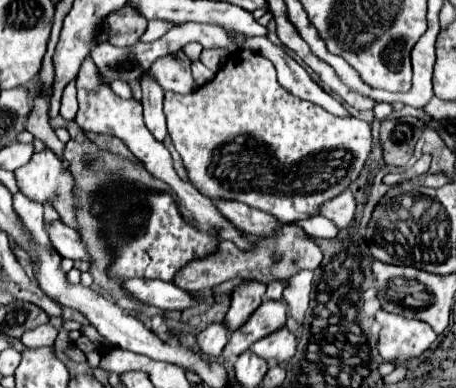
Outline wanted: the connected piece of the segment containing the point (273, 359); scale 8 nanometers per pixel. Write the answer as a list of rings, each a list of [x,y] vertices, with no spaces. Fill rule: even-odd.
[[[281,327],[279,331],[267,335],[265,339],[259,339],[251,347],[251,351],[267,359],[269,365],[275,365],[275,363],[289,361],[295,355],[295,347],[297,347],[297,337],[287,327]]]

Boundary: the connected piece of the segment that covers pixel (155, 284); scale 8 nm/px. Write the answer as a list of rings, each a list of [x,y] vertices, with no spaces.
[[[127,279],[123,281],[123,287],[135,297],[139,299],[141,303],[147,303],[147,305],[155,305],[163,311],[169,311],[169,309],[187,309],[191,305],[197,303],[197,299],[175,287],[173,283],[167,283],[167,281],[149,281],[149,279]]]

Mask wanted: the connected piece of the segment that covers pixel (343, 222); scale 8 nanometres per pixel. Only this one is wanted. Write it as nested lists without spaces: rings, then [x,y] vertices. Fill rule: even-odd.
[[[343,191],[335,199],[323,203],[319,207],[319,215],[333,221],[335,227],[339,227],[339,229],[345,229],[349,225],[349,221],[353,219],[353,213],[355,213],[355,199],[353,199],[351,191]]]

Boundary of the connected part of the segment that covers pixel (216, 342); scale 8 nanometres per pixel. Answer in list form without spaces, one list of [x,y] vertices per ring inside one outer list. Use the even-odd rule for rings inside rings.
[[[211,323],[207,329],[203,329],[197,335],[197,341],[199,341],[199,347],[203,353],[207,353],[211,357],[219,357],[223,347],[229,341],[229,335],[231,335],[231,331],[227,329],[225,323]]]

